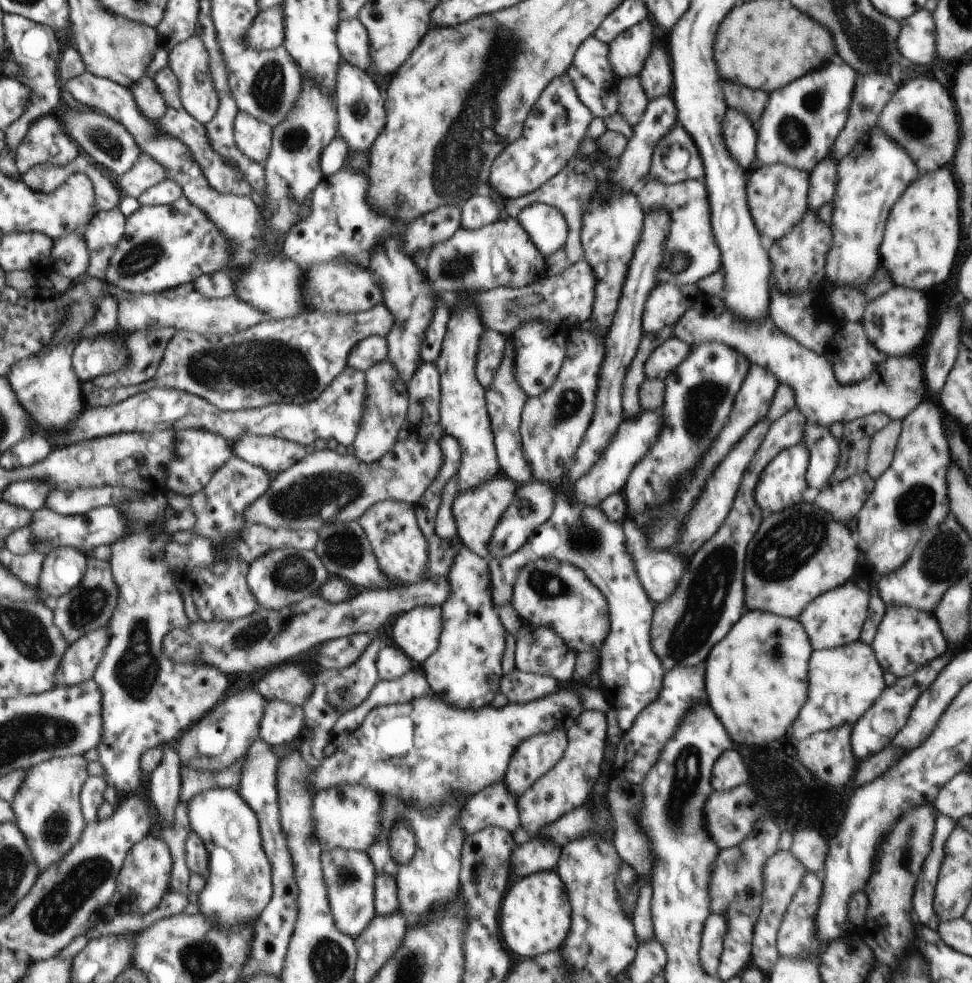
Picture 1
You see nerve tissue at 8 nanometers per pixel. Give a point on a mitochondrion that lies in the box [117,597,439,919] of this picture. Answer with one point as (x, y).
(246, 636)

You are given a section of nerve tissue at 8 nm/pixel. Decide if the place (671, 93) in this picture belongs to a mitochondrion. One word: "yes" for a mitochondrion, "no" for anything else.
no

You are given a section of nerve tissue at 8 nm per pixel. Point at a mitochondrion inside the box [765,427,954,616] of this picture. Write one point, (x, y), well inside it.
(915, 504)

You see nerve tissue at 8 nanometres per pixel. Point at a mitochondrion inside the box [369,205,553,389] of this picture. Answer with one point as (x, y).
(461, 264)

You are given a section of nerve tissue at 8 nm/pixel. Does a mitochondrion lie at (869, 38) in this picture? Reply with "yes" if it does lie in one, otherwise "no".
yes

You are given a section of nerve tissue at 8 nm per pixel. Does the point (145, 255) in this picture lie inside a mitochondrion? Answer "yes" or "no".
yes

